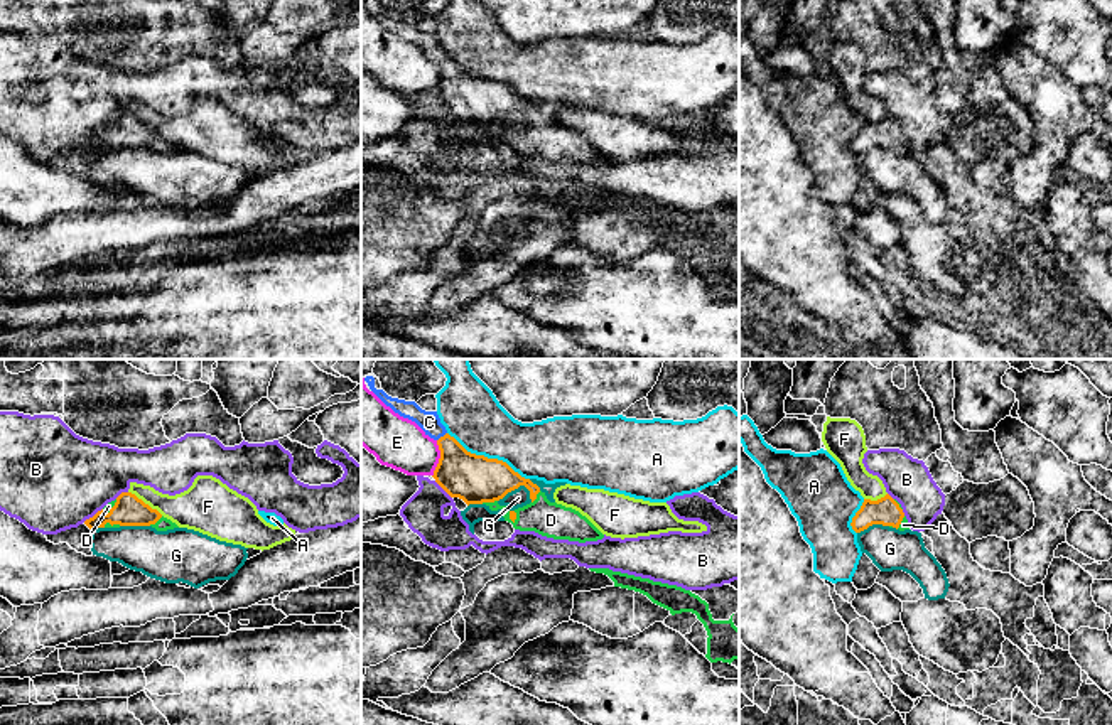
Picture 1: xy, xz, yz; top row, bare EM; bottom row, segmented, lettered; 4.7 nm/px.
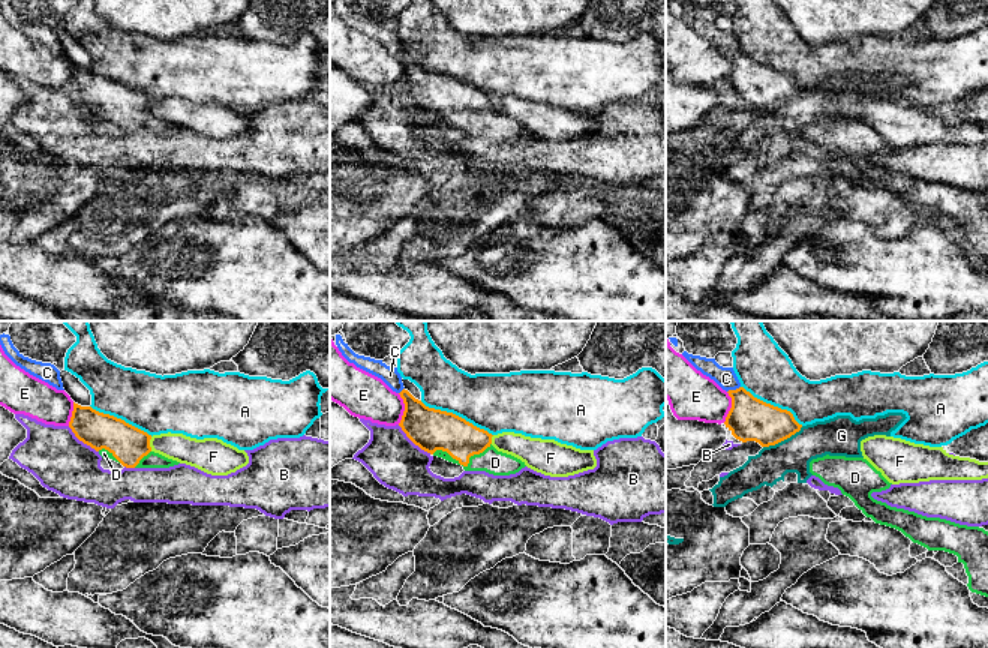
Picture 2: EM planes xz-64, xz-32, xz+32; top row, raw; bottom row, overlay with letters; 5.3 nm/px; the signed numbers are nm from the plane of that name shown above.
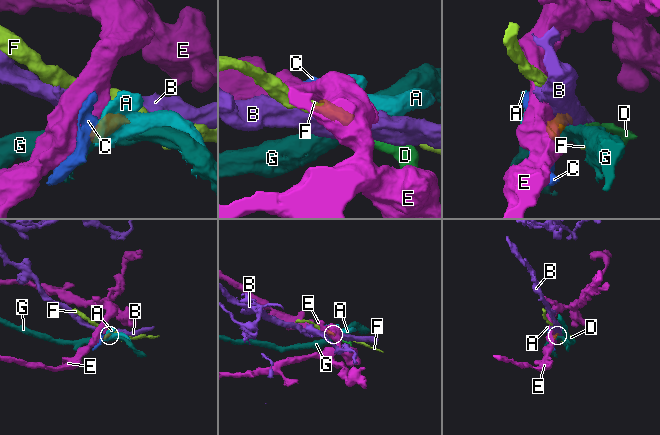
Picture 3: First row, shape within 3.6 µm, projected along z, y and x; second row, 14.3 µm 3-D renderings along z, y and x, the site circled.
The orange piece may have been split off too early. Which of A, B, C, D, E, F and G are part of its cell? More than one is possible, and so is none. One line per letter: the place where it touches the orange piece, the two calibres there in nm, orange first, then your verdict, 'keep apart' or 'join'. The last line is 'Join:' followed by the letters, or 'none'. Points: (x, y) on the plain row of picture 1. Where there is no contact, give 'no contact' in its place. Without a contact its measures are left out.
A: meets orange in xz at (486, 80); 240 nm thick on the orange side, 280 nm on the other; keep apart
B: meets orange in xy at (93, 139); 150 nm thick on the orange side, 480 nm on the other; keep apart
C: meets orange in xz at (441, 59); 220 nm thick on the orange side, 100 nm on the other; join
D: meets orange in xz at (488, 123); 240 nm thick on the orange side, 150 nm on the other; join
E: meets orange in xz at (439, 81); 240 nm thick on the orange side, 240 nm on the other; keep apart
F: meets orange in xy at (144, 125); 150 nm thick on the orange side, 200 nm on the other; keep apart
G: meets orange in xz at (517, 110); 240 nm thick on the orange side, 90 nm on the other; keep apart
Join: C, D

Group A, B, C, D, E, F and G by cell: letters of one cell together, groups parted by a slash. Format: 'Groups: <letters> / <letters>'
Groups: A / B / C D / E / F / G

